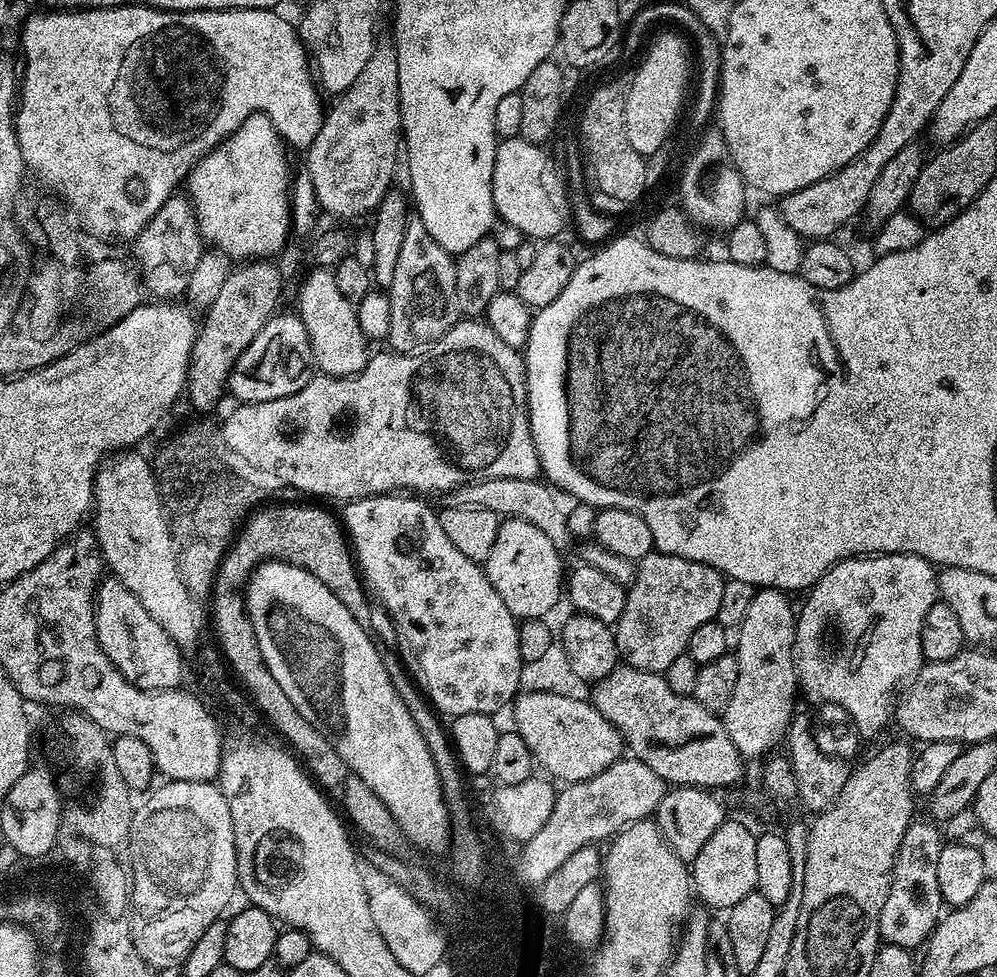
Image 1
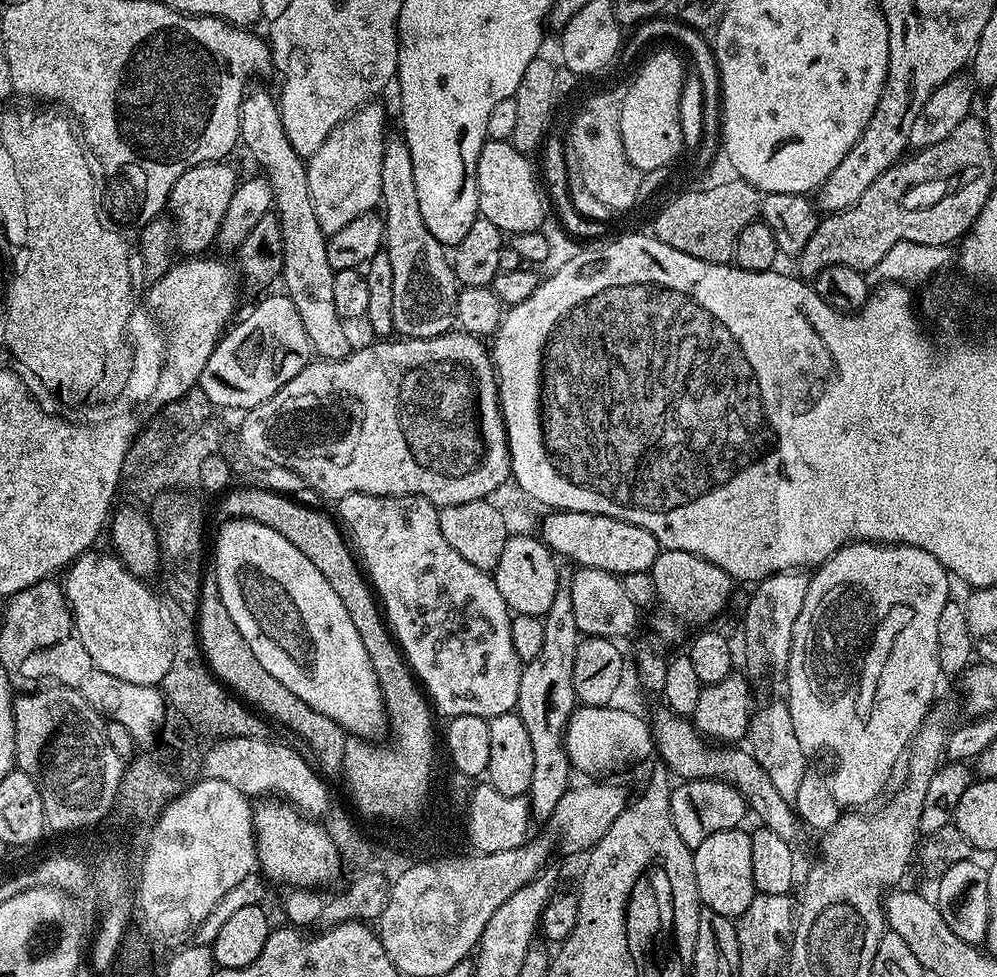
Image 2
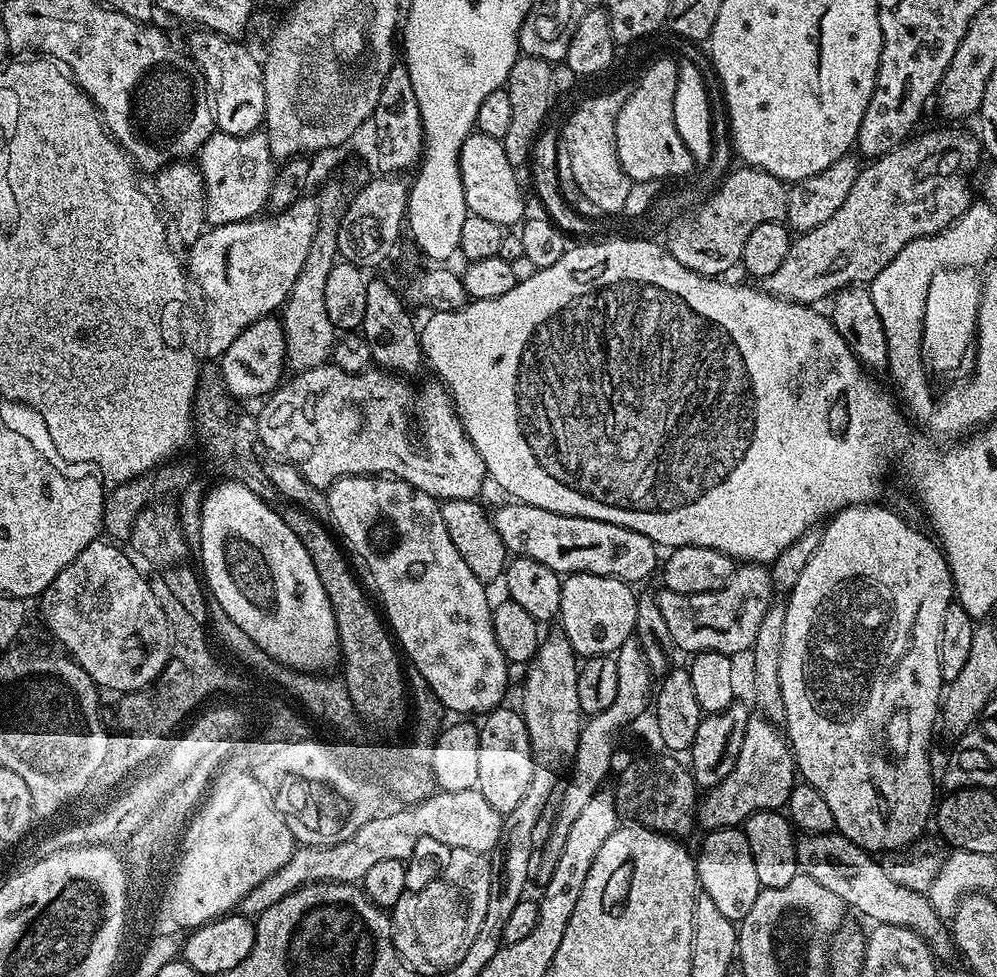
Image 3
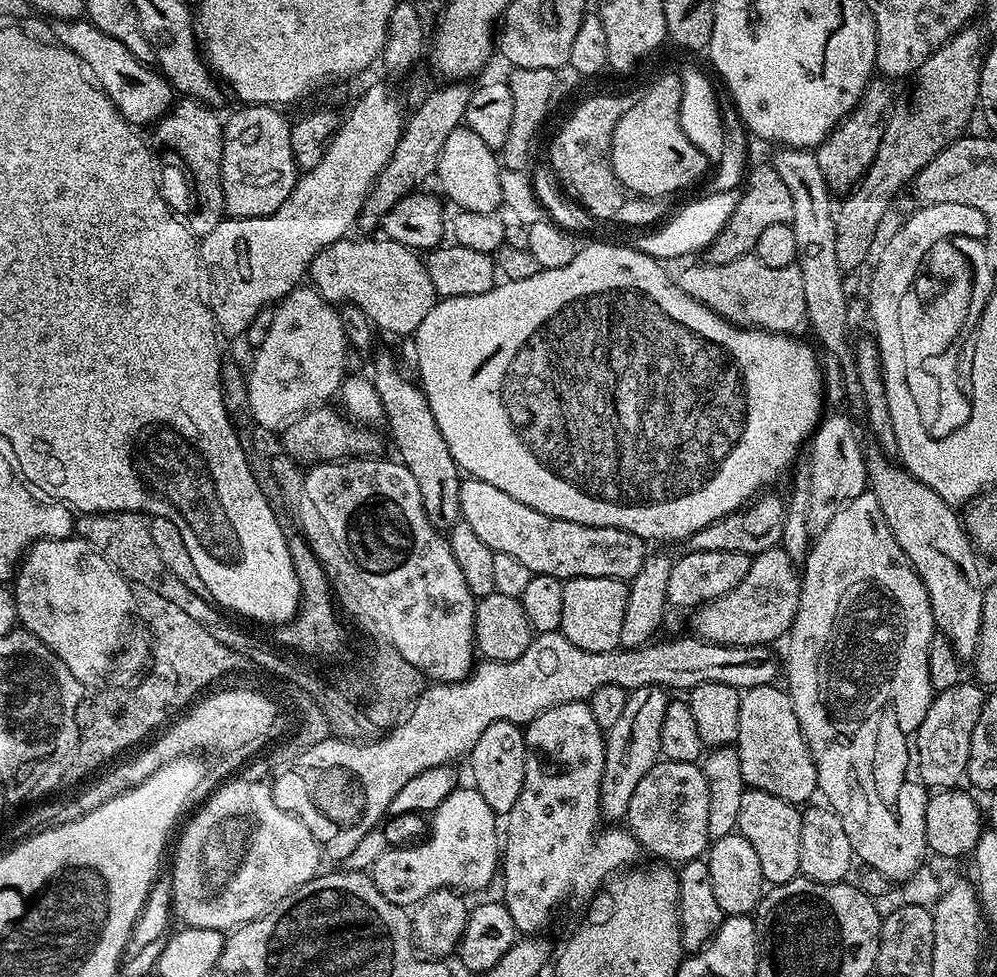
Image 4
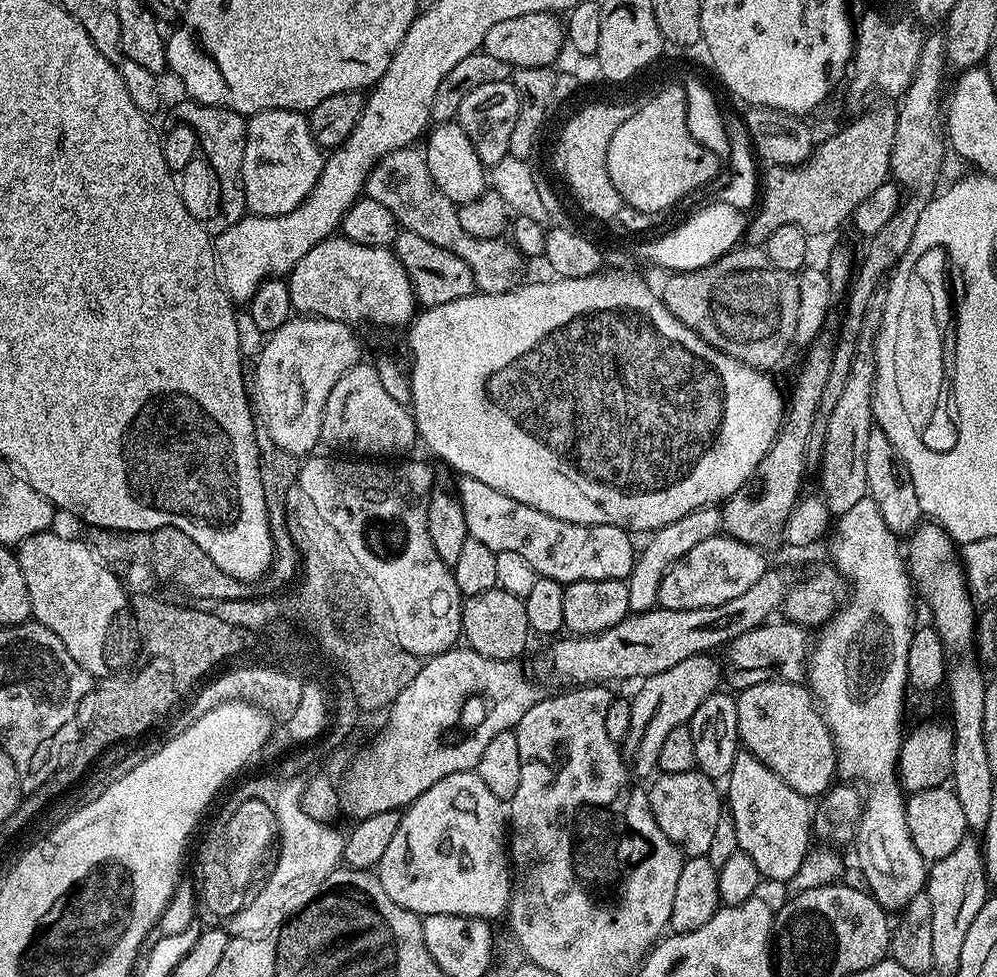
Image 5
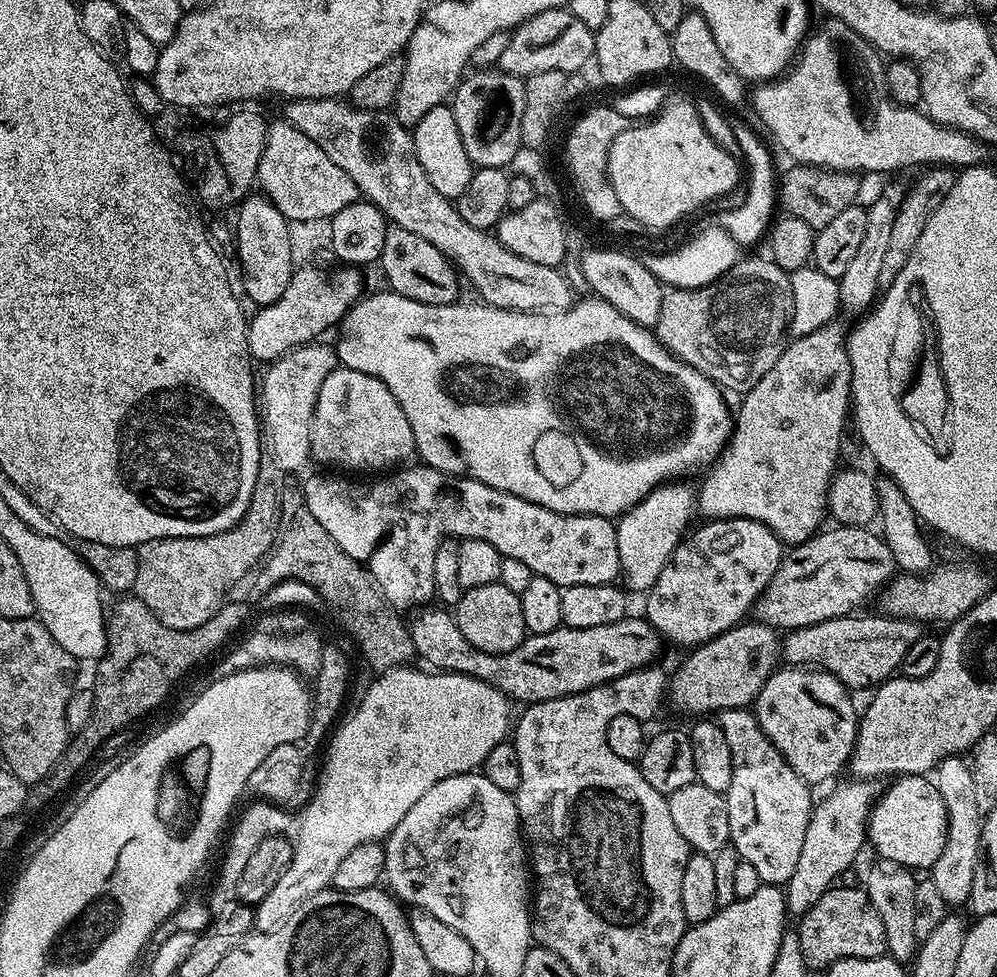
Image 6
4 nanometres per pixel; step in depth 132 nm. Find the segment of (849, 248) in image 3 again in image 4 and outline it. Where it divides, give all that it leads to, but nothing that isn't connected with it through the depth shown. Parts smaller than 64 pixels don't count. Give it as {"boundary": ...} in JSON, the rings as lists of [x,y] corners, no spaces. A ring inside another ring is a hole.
{"boundary":[[[755,254],[734,258],[734,262],[699,263],[681,270],[678,275],[680,288],[724,320],[742,328],[785,334],[795,333],[795,328],[805,323],[802,274],[796,264],[781,268],[762,266]]]}

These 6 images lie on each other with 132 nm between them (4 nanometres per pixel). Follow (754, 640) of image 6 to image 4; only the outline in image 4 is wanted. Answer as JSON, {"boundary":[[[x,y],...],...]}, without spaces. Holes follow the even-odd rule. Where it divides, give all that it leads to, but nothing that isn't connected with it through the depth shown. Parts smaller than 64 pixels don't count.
{"boundary":[[[646,686],[633,688],[628,693],[626,710],[622,718],[607,729],[604,742],[604,769],[600,783],[600,814],[605,821],[620,822],[625,819],[630,798],[638,782],[661,759],[660,731],[662,718],[666,718],[666,706],[670,696],[665,689]]]}

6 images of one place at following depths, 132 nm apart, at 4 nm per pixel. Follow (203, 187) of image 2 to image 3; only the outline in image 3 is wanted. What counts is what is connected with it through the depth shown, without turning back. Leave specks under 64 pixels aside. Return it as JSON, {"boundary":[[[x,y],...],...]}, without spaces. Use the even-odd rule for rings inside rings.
{"boundary":[[[213,131],[200,148],[198,163],[206,186],[206,218],[209,225],[251,220],[265,211],[270,188],[276,181],[278,162],[270,154],[268,137],[263,131],[245,136]]]}

